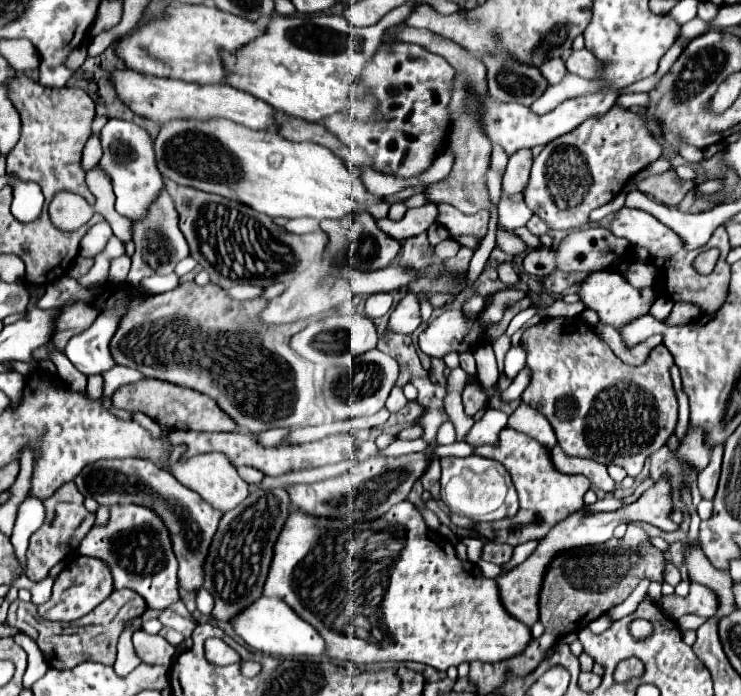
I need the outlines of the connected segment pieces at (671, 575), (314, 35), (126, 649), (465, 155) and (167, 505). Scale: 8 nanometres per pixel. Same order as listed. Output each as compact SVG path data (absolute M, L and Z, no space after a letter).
M665 562L665 570L663 570L663 578L665 582L669 582L671 586L677 586L681 580L681 574L677 570L677 566L673 562Z
M405 2L367 28L353 28L343 16L307 16L303 20L295 16L273 16L263 36L235 54L223 56L231 72L227 84L305 122L323 122L337 112L365 122L373 120L379 114L373 94L367 92L363 98L357 98L361 72L377 52L385 28L405 22L407 14L415 10L417 4Z
M137 616L133 620L127 622L127 626L123 628L121 636L119 636L119 646L117 646L117 662L115 662L115 674L117 676L129 676L133 672L133 668L137 668L141 664L141 660L135 656L133 652L133 644L131 644L131 636L135 630L141 628L141 618L143 616Z
M467 112L457 124L451 134L451 146L455 152L455 164L449 172L449 178L441 180L439 184L429 184L425 194L435 204L453 204L465 214L475 214L477 210L491 210L489 192L487 192L487 170L491 164L491 142L487 140L485 132L481 130L481 124L477 120L477 114Z
M139 458L93 462L85 466L81 474L77 474L75 486L83 496L89 496L103 506L135 502L149 506L157 514L161 514L163 522L171 532L173 550L179 560L179 586L193 594L197 594L203 588L203 578L205 578L203 564L211 546L211 538L217 532L217 524L223 516L221 510L209 506L209 502L205 502L197 492L185 488L169 472L157 468L149 460L139 460Z

